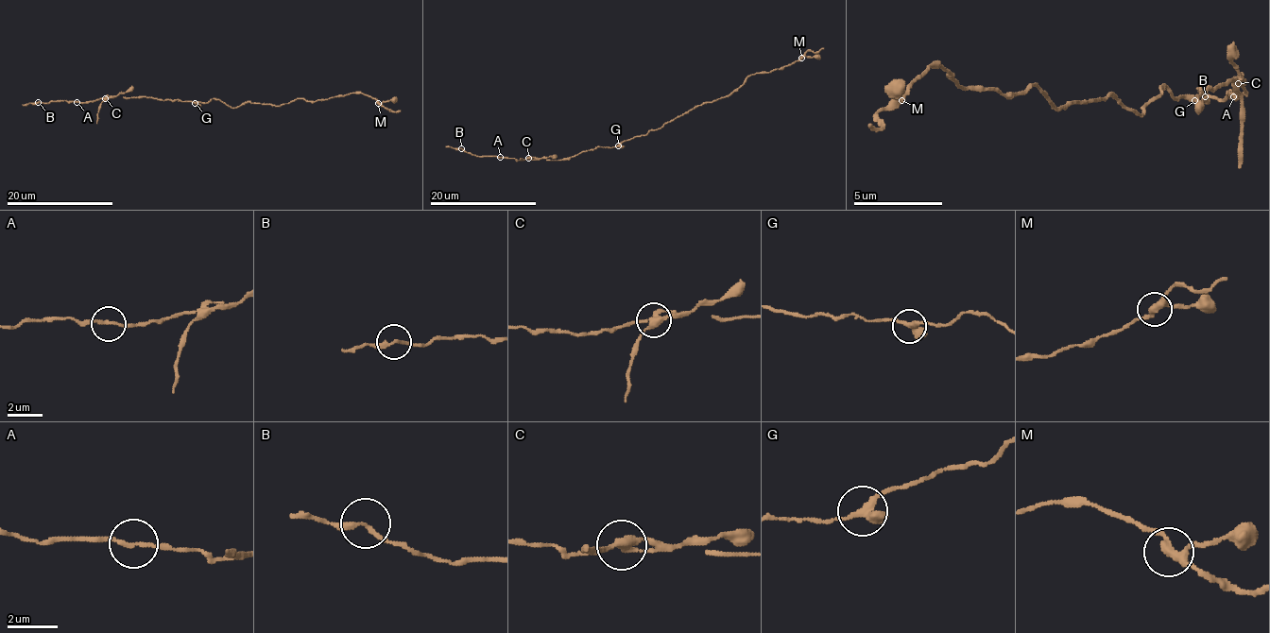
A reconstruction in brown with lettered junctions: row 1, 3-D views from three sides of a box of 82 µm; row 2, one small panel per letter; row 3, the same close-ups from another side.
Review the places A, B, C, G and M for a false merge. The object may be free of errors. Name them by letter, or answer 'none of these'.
C

